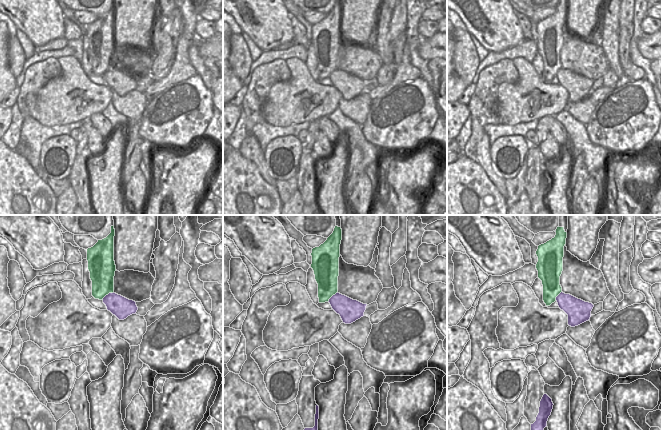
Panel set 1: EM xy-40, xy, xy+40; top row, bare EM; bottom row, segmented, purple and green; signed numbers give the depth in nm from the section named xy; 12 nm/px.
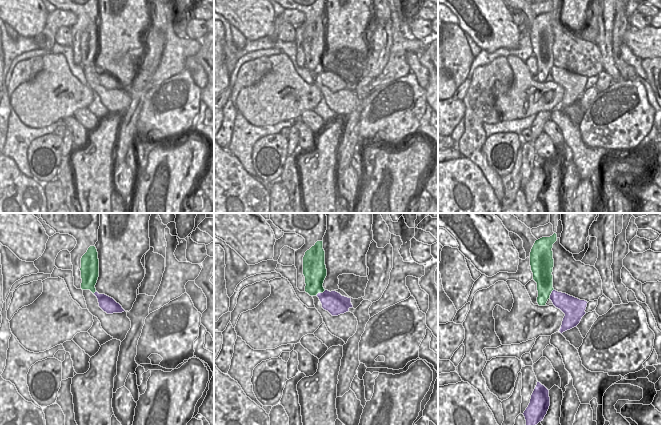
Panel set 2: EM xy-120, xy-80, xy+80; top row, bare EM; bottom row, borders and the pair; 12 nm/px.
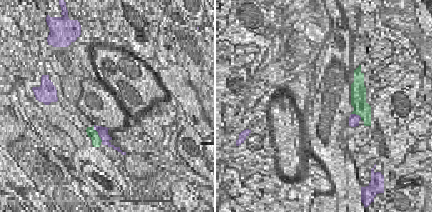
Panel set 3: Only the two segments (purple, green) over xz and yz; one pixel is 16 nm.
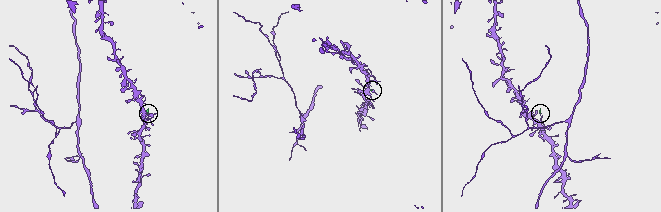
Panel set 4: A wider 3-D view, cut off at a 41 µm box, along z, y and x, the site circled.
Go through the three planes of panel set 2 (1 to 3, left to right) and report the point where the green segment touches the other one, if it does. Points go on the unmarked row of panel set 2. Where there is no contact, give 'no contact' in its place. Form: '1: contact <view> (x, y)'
1: contact xy-120 (95, 68)
2: contact xy-80 (320, 69)
3: contact xy+80 (551, 70)

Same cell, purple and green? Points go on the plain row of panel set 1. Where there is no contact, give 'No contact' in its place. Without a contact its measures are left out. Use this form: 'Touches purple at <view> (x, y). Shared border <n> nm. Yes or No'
Touches purple at xy-40 (108, 70). Shared border 180 nm. No

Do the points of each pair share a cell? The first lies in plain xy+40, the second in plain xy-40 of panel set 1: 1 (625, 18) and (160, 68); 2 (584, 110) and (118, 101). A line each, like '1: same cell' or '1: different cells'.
1: same cell
2: same cell

